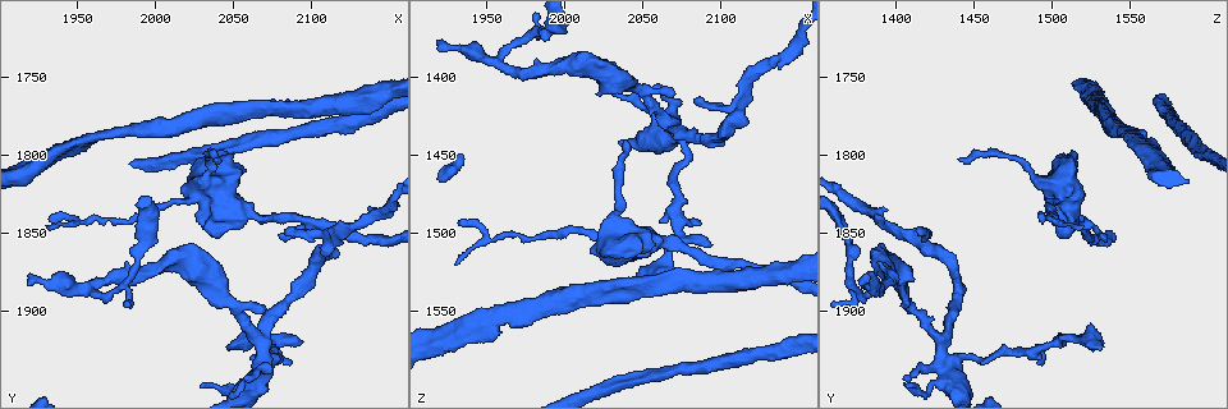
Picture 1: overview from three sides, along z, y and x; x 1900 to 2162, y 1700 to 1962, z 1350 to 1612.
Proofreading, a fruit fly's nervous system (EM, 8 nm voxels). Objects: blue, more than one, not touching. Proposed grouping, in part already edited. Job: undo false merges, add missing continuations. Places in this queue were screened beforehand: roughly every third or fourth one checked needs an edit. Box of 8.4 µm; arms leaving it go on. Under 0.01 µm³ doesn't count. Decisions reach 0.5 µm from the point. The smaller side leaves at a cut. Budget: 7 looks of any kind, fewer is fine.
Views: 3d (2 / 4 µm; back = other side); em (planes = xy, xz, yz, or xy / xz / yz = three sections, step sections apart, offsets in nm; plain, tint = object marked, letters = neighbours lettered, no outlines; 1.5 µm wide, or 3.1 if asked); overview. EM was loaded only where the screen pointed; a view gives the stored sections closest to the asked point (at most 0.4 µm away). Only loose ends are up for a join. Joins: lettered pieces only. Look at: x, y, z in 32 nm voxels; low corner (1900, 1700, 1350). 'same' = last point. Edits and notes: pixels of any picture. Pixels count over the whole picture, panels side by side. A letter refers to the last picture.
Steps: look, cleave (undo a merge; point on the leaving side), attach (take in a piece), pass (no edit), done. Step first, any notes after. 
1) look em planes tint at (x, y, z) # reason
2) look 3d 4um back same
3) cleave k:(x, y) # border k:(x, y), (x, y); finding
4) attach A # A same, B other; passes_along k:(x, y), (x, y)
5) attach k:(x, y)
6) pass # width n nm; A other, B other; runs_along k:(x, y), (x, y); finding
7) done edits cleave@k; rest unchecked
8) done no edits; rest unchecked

look 3d 4um back at (2040, 1802, 1442) # free end

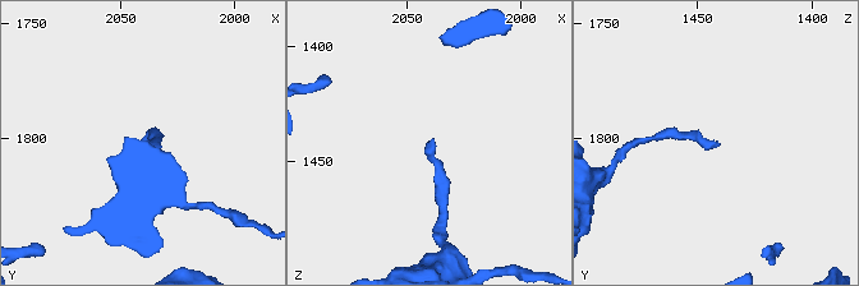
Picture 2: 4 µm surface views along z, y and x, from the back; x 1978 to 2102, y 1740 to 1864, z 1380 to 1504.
look em yz step 4 plain at (2038, 1800, 1441)

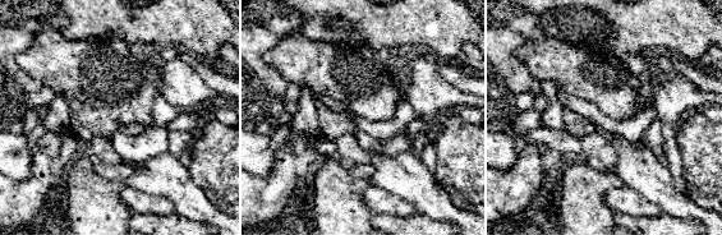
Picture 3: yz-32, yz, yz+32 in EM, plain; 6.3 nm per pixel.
look em yz step 4 letters same # see the neighbours

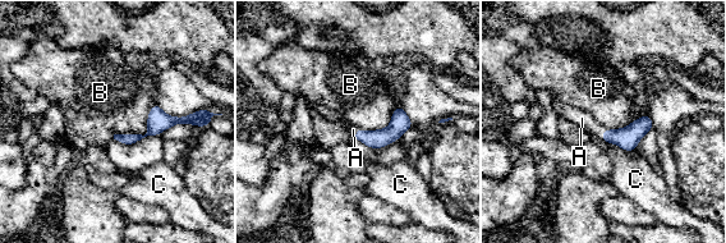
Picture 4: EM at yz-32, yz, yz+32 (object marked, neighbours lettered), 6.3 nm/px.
attach A # A same, B other, C other; passes_along 4:(626, 138), (603, 132), (582, 118); it goes on there

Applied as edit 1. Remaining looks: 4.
look 3d 4um at (2024, 1826, 1506) # three arms meet

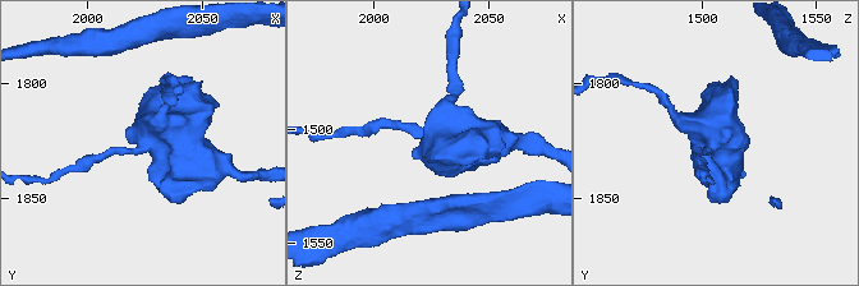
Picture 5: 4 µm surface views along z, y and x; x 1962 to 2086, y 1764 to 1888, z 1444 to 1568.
look em planes plain at (2023, 1828, 1504)

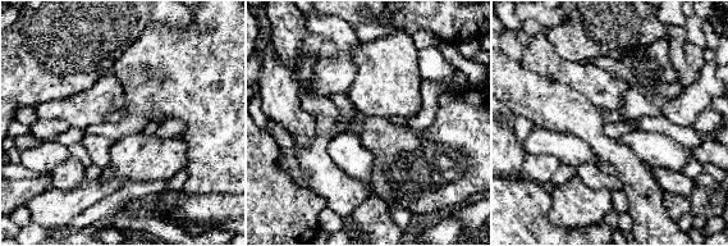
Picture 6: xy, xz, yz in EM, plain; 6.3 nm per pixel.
look em planes letters same # what lies round it

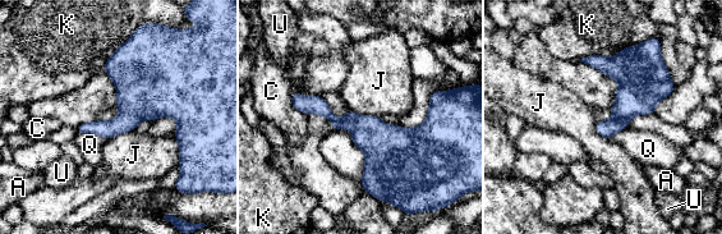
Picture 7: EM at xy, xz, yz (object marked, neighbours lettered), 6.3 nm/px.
pass # longest_contact K 460 nm; A other, C other, J other, K other, Q other, U other; continuous, no second neuron

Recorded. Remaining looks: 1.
done edits attach@4; rest unchecked

